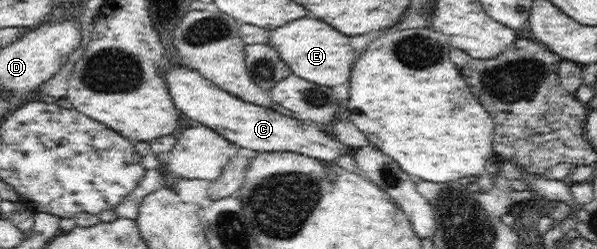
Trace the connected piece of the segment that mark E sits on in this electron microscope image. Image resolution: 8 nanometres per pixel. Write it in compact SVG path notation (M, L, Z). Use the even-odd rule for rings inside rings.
M300 18L296 22L286 22L271 30L269 36L269 43L277 50L280 58L289 66L292 73L330 88L350 82L352 66L356 62L356 52L352 50L348 42L350 40L344 34L320 22L318 18Z

